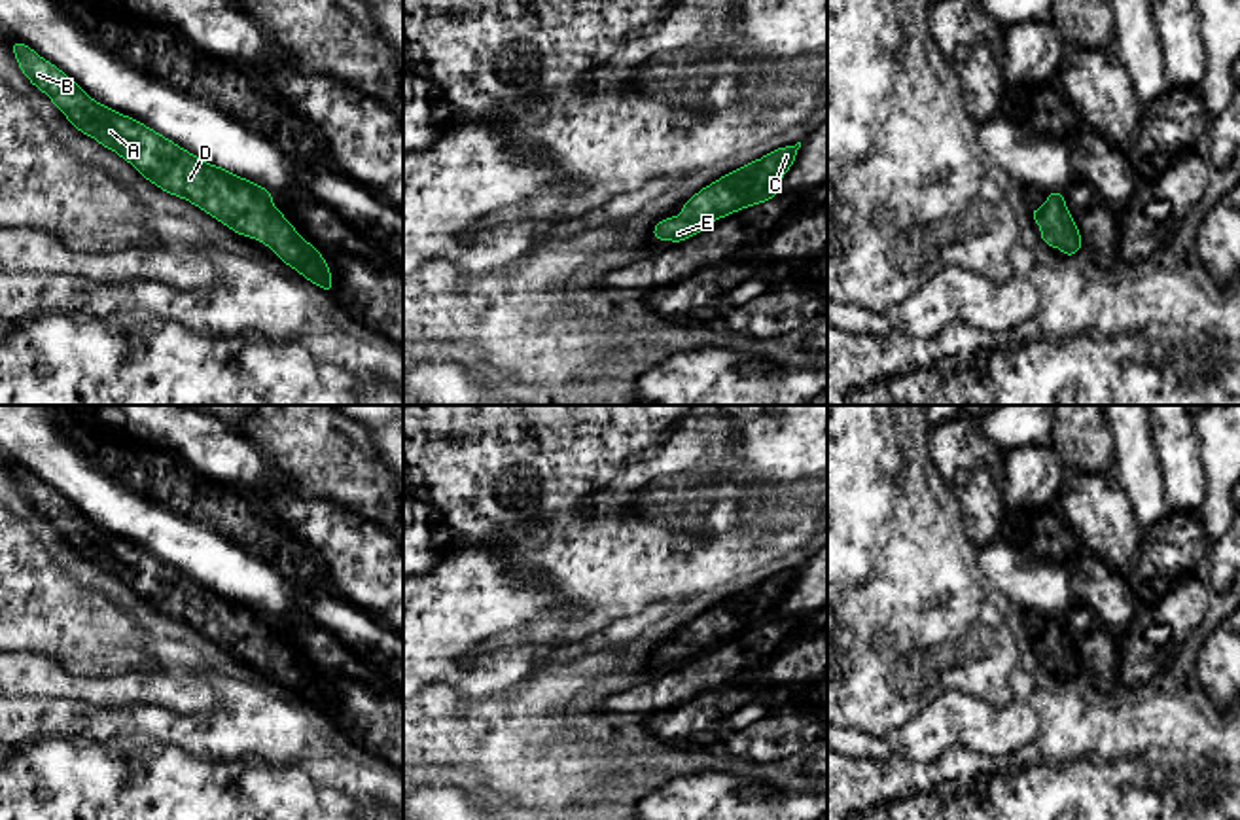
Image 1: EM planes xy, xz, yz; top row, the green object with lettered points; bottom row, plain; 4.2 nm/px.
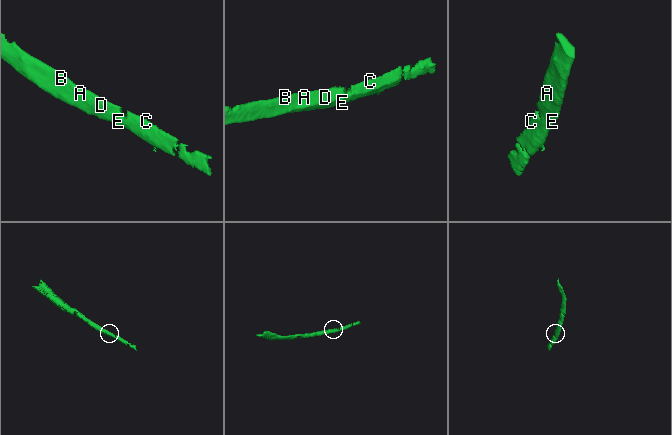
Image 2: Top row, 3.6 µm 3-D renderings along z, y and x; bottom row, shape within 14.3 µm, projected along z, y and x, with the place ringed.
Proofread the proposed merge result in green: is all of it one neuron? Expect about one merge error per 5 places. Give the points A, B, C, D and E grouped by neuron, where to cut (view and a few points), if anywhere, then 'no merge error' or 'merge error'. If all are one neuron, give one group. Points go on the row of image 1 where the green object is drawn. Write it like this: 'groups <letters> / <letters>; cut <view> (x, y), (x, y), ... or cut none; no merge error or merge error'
groups A B C D E; cut none; no merge error

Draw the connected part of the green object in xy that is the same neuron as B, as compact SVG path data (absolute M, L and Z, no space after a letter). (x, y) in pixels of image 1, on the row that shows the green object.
M19 40L9 42L21 72L44 91L68 121L129 161L159 189L187 199L237 235L267 244L286 265L333 294L329 265L284 214L273 206L273 191L208 165L144 123L93 100L62 70Z

